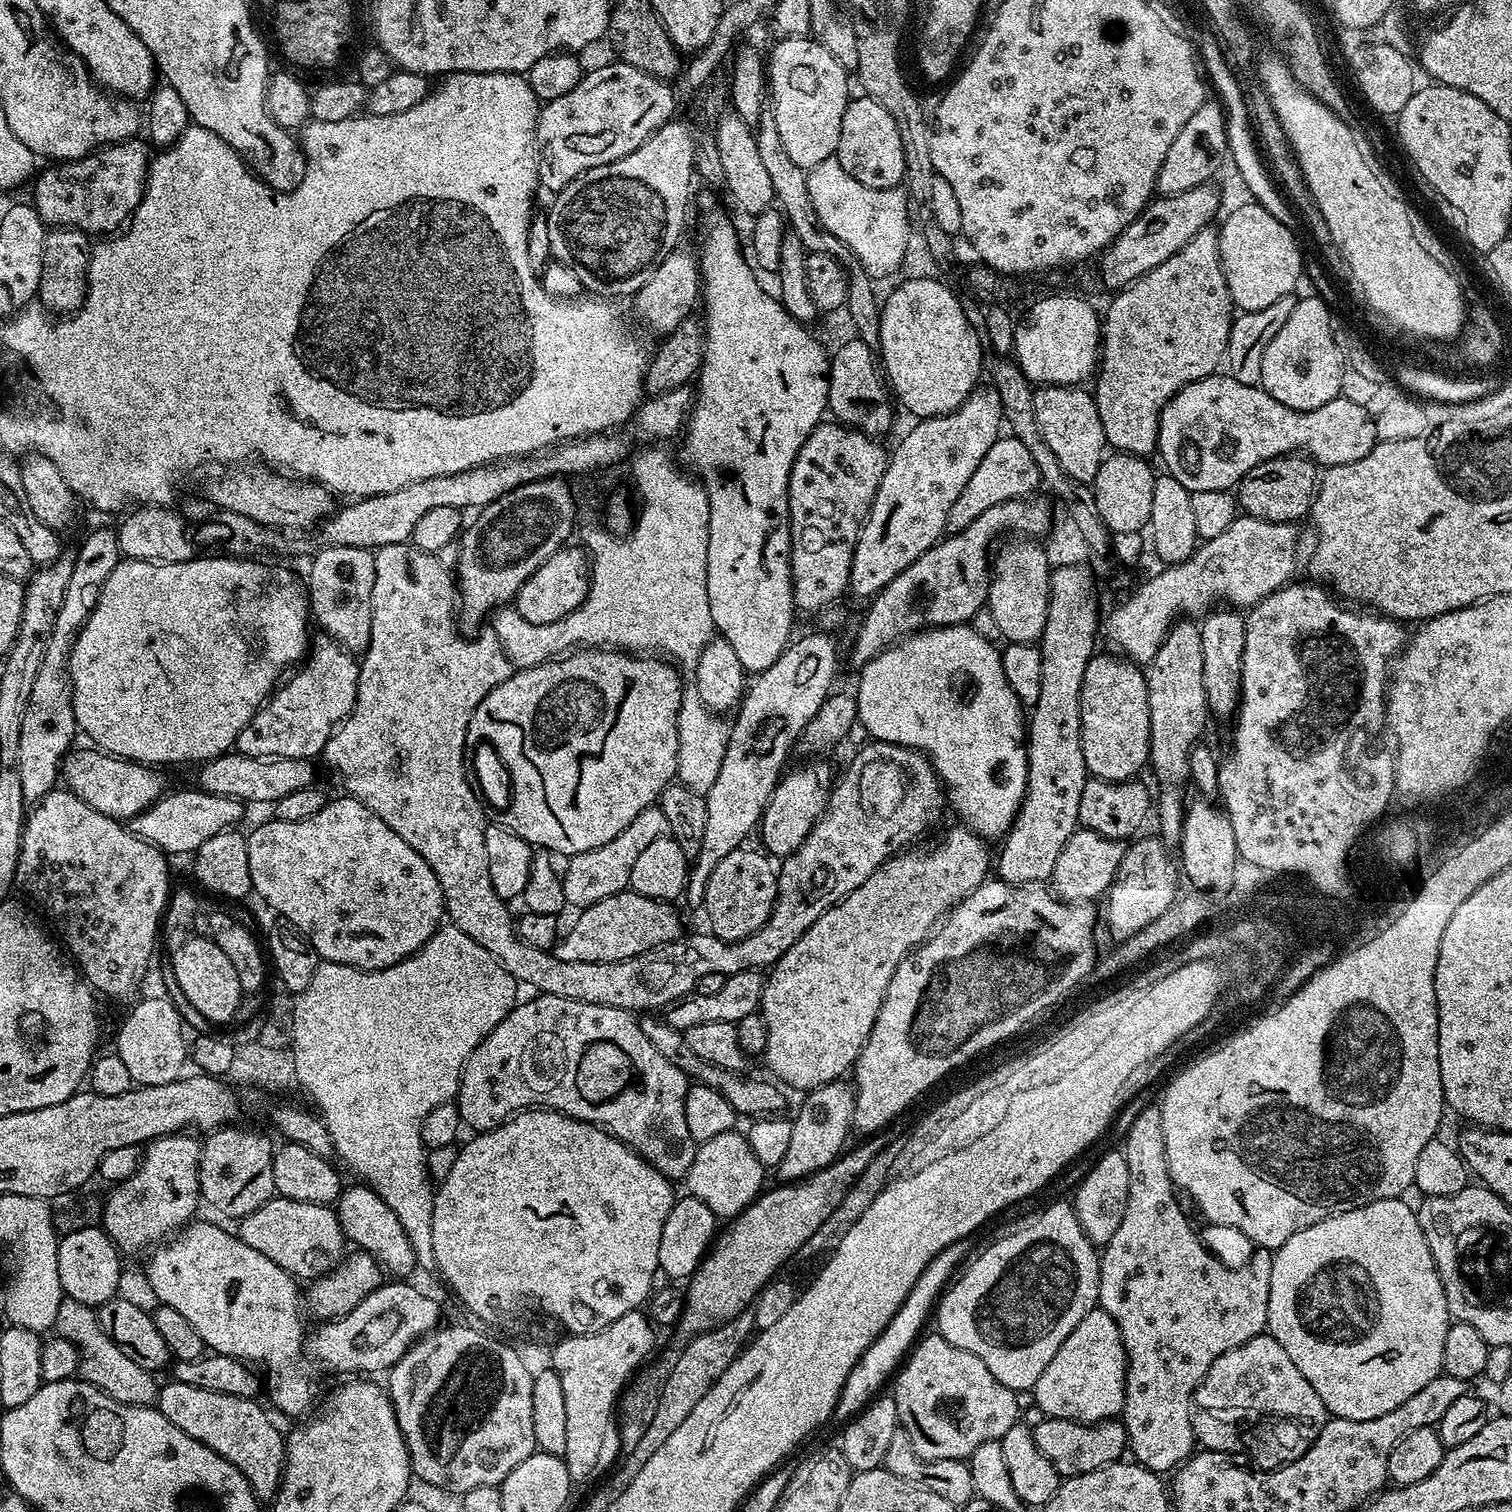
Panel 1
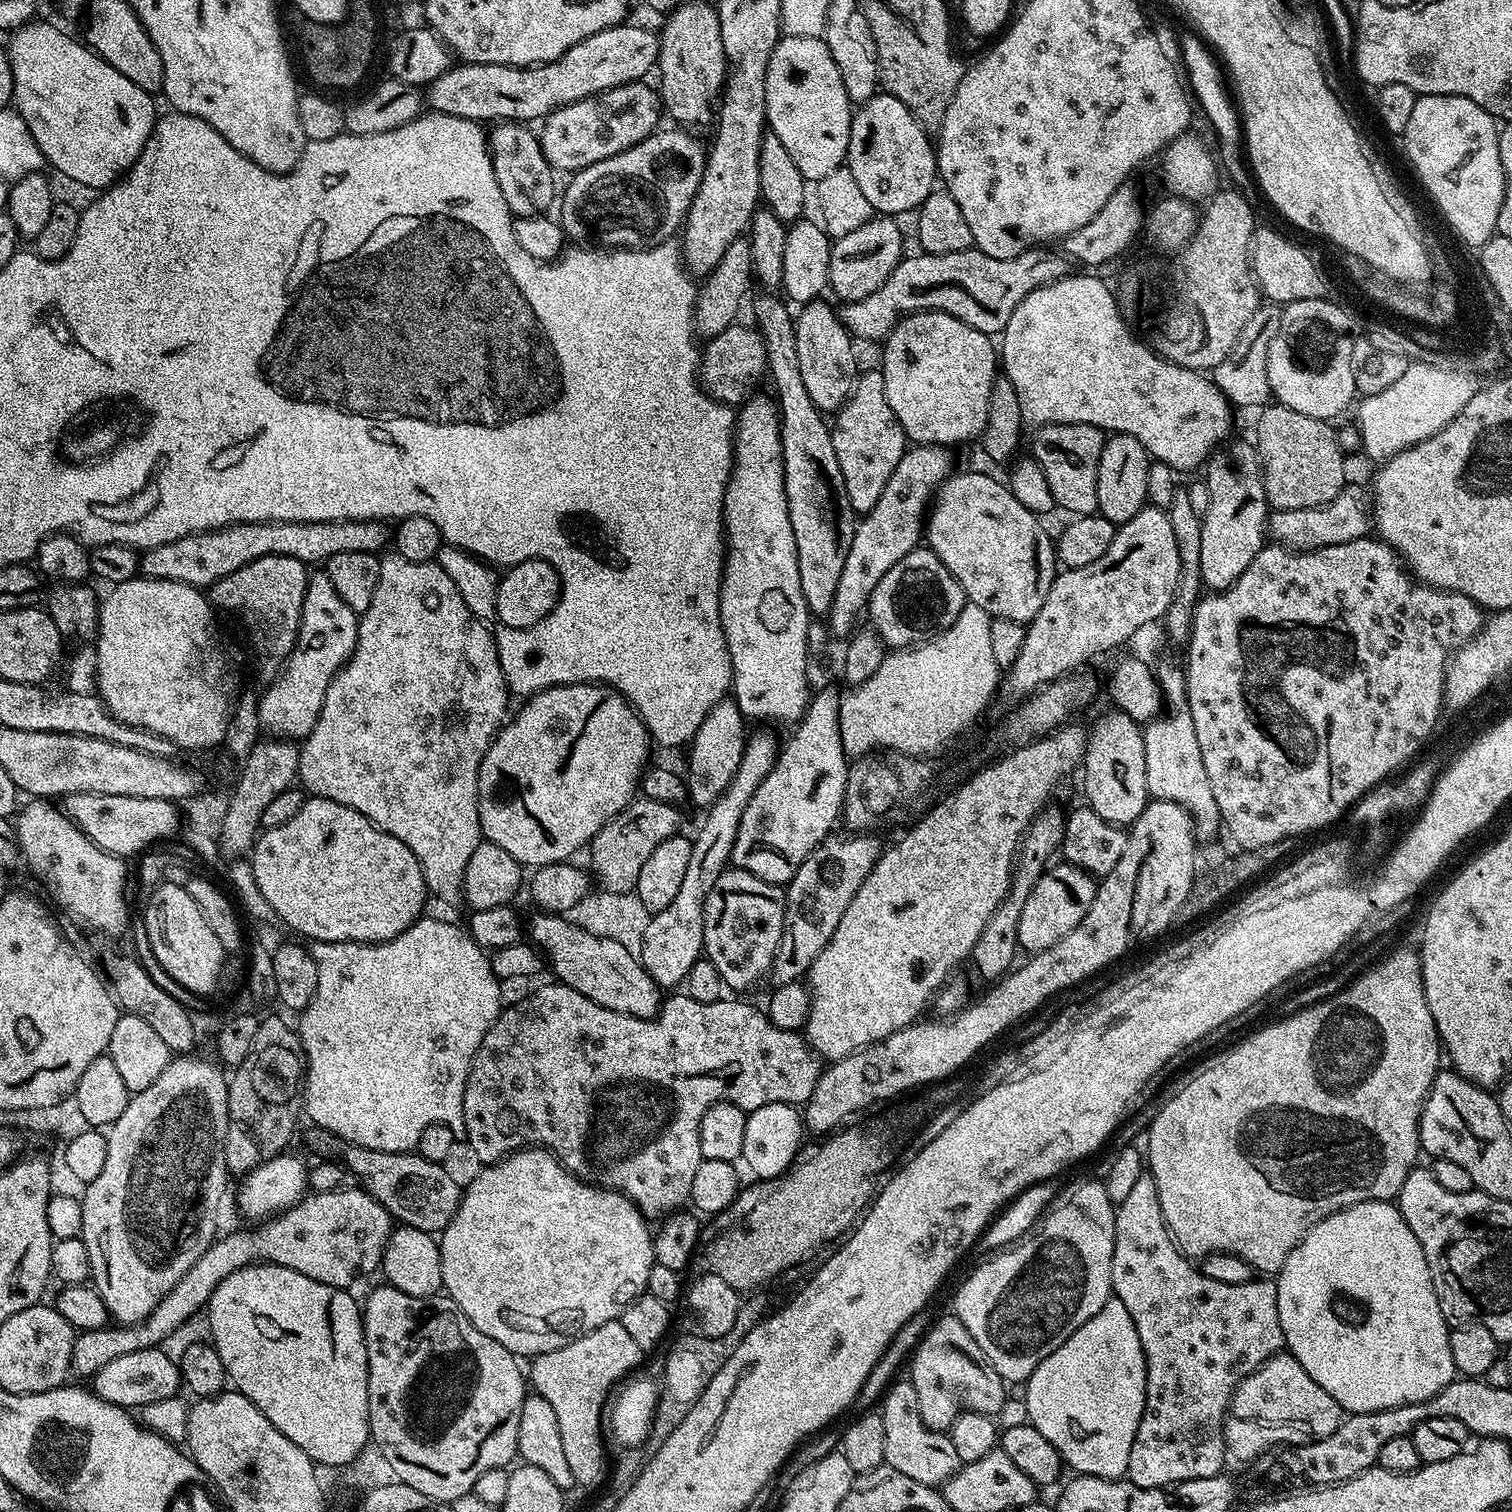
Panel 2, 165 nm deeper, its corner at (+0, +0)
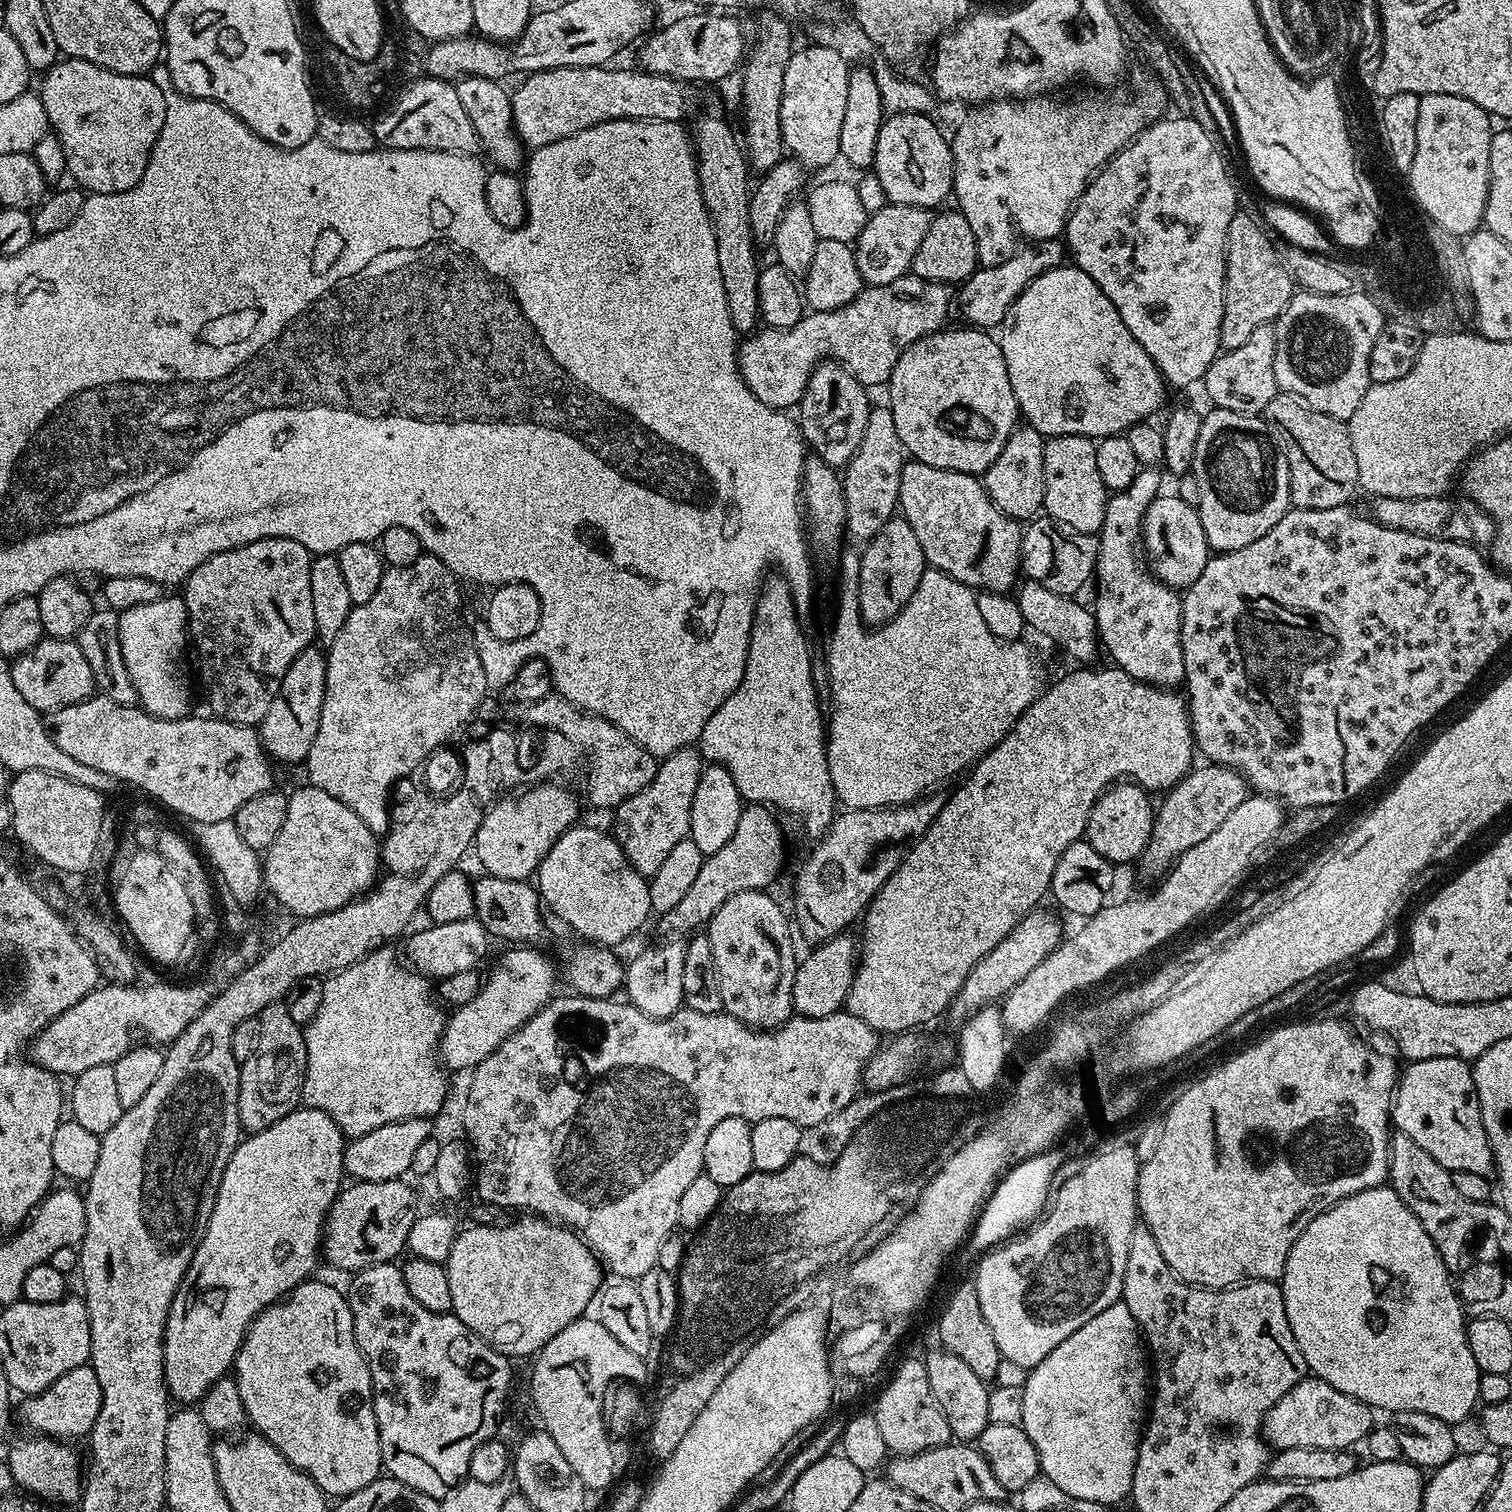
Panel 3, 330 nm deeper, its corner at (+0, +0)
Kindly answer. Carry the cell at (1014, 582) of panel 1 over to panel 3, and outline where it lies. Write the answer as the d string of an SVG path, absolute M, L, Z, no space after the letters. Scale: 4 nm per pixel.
M909 459L902 470L899 511L918 537L925 561L967 588L1011 593L1020 576L1022 524L1011 520L988 497L983 483L971 472L942 470Z

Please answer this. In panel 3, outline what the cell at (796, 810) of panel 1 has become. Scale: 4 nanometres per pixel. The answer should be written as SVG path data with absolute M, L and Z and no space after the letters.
M762 804L745 807L730 842L714 855L705 856L702 870L698 870L698 878L682 902L659 917L661 930L668 932L664 934L695 933L707 925L726 898L746 890L764 890L769 887L767 884L775 882L776 875L784 868L784 832L775 818L771 807Z

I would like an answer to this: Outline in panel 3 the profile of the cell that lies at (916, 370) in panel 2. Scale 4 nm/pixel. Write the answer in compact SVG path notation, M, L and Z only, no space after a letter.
M945 327L902 350L886 385L886 404L894 414L898 438L911 459L942 470L982 474L998 458L1006 438L1018 426L1020 408L1006 374L1006 358L1002 358L999 339L978 327L963 327Z

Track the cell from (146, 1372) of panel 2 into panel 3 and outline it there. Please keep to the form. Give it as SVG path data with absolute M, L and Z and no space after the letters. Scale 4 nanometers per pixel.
M87 1363L70 1370L70 1374L62 1374L58 1382L36 1396L27 1397L23 1402L25 1404L21 1408L19 1405L18 1416L33 1428L33 1433L72 1442L75 1436L87 1437L91 1433L102 1406L102 1386L98 1386L98 1378L91 1363Z

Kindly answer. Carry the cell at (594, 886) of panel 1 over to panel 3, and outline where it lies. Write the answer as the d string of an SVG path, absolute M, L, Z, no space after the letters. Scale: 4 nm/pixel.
M696 746L679 748L672 756L663 757L657 763L654 782L638 794L628 796L614 809L616 816L616 841L622 846L630 866L646 878L656 873L658 866L678 846L689 839L690 806L694 806L694 790L698 790L698 778L704 773L706 761Z

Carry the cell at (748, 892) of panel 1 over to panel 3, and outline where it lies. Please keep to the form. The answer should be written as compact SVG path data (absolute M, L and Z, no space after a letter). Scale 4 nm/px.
M746 890L734 894L730 898L726 898L726 902L722 902L722 906L718 906L718 910L712 915L712 919L706 925L706 935L710 942L710 950L714 950L714 970L718 974L718 990L722 994L722 1009L730 1013L734 1018L738 1018L748 1028L757 1030L775 1030L787 1020L791 1020L794 1015L792 1006L792 991L794 990L794 974L796 973L796 965L798 963L798 955L792 949L792 936L794 940L794 932L790 927L790 916L780 909L780 904L772 896L767 896L769 893L764 890Z

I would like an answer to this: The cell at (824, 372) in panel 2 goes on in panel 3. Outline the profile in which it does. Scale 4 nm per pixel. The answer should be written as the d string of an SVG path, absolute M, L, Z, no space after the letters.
M827 360L819 364L808 379L807 388L798 405L798 427L813 455L822 458L832 467L845 467L864 437L872 409L866 392L867 387L835 361Z

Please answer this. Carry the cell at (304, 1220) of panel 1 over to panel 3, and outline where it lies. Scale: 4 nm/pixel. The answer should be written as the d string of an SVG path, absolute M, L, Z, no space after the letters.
M403 1179L386 1182L352 1182L341 1187L340 1192L331 1201L328 1208L328 1225L322 1228L322 1256L336 1268L347 1274L355 1274L375 1264L387 1264L397 1259L400 1251L404 1252L407 1236L414 1226L418 1210L416 1210L416 1192Z

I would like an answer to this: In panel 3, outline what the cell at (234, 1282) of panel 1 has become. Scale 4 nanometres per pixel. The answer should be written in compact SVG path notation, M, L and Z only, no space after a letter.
M309 1278L303 1284L298 1285L288 1293L283 1300L268 1308L263 1308L257 1314L255 1320L248 1325L248 1331L244 1333L244 1340L240 1343L240 1349L236 1355L234 1365L234 1379L238 1386L238 1394L244 1403L244 1410L250 1424L255 1431L267 1438L277 1450L289 1460L298 1470L302 1470L324 1492L325 1497L343 1498L370 1486L370 1482L378 1479L382 1472L380 1462L380 1439L378 1438L378 1422L372 1409L372 1379L368 1363L364 1361L364 1355L360 1353L360 1347L354 1334L354 1318L350 1314L348 1297L343 1291L340 1292L332 1284L323 1284L317 1278Z

